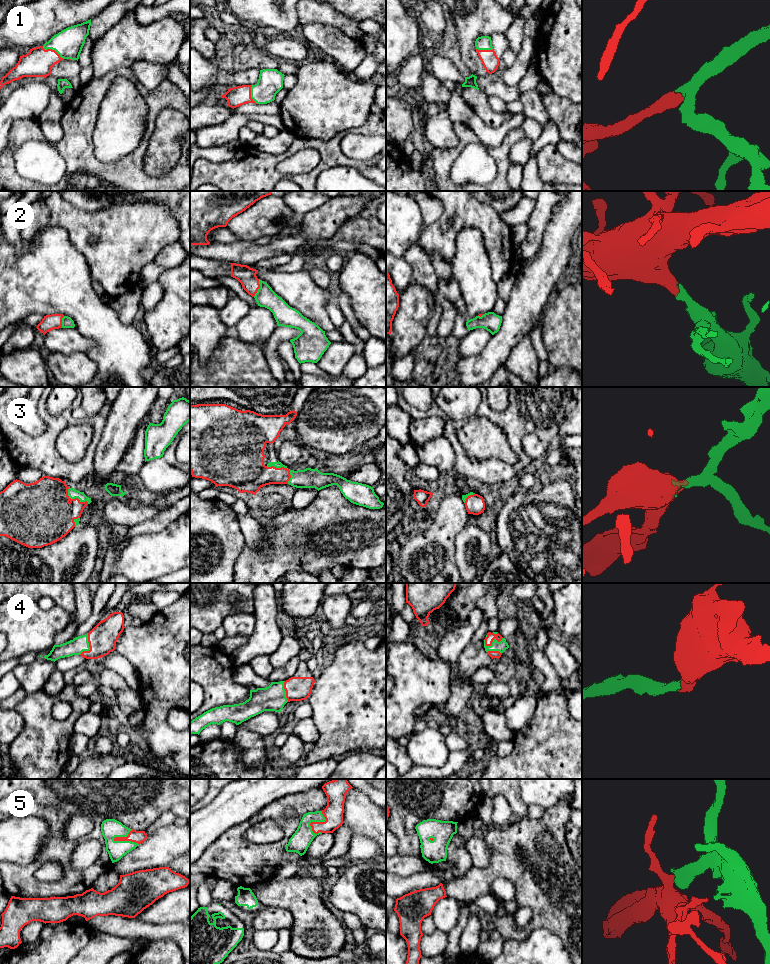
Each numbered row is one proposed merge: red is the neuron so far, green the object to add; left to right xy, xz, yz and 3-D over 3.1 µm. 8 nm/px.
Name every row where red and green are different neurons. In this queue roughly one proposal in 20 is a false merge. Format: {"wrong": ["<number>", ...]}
{"wrong": []}

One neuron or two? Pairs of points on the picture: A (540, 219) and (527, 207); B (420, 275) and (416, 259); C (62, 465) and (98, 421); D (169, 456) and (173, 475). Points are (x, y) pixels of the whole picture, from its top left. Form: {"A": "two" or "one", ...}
{"A": "two", "B": "one", "C": "one", "D": "two"}

